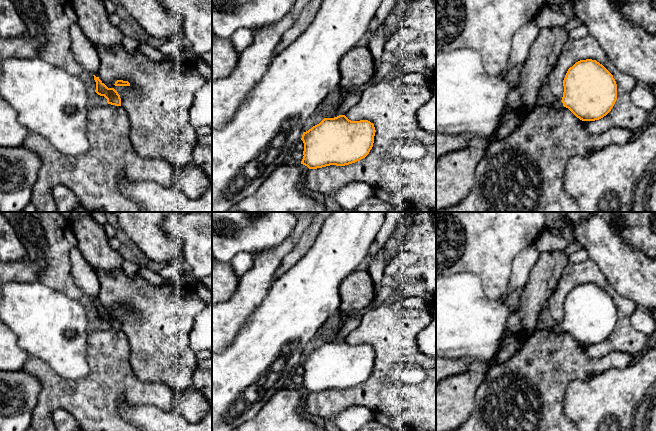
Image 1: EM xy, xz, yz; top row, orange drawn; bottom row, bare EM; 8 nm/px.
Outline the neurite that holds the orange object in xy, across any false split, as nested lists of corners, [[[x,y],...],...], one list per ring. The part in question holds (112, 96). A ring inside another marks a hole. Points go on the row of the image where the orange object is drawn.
[[[94,76],[94,80],[96,82],[96,90],[95,92],[104,96],[107,99],[107,103],[115,106],[121,106],[121,98],[118,92],[114,88],[108,88],[99,77]]]

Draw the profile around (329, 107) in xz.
[[[341,87],[332,90],[327,98],[321,103],[317,113],[322,114],[325,118],[334,118],[339,116],[338,107],[343,99],[340,90]]]

